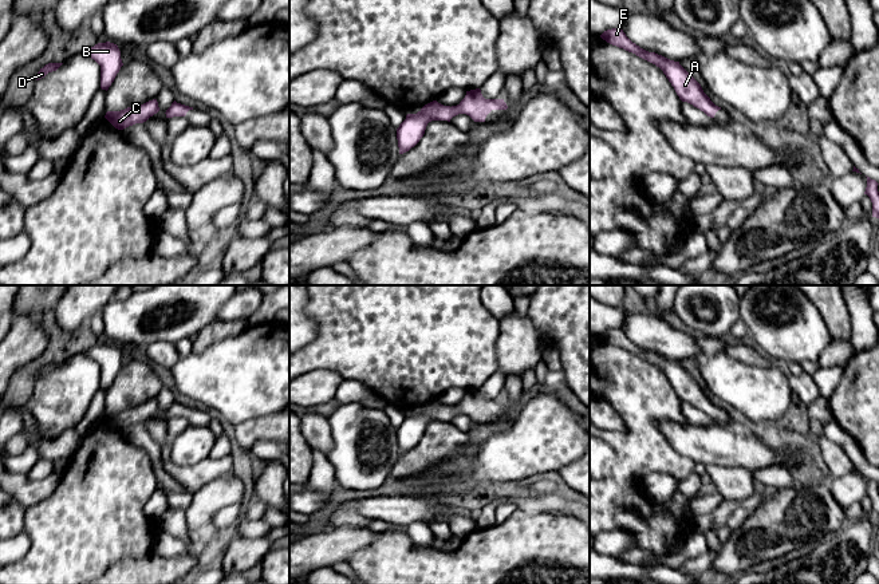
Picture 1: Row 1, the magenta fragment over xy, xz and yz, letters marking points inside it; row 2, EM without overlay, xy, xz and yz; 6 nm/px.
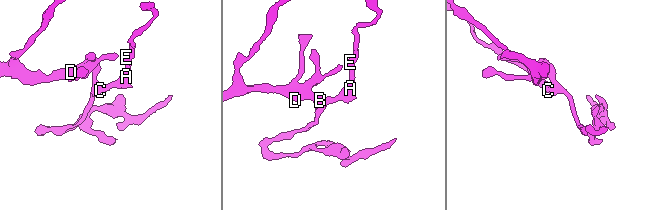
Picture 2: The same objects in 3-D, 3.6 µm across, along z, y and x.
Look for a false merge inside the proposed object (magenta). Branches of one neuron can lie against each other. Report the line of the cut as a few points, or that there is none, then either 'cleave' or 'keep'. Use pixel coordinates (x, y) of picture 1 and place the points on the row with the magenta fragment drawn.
no cut; keep

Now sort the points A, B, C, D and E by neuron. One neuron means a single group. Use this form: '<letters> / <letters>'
A B C D E

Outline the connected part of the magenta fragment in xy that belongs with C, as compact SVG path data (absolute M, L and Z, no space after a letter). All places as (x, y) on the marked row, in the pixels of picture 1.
M157 99L149 100L137 107L127 107L121 111L107 111L105 118L118 130L135 123L143 123L159 111Z

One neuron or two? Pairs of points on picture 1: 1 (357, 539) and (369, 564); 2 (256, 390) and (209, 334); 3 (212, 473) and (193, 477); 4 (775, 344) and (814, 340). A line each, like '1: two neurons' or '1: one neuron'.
1: two neurons
2: two neurons
3: one neuron
4: one neuron

